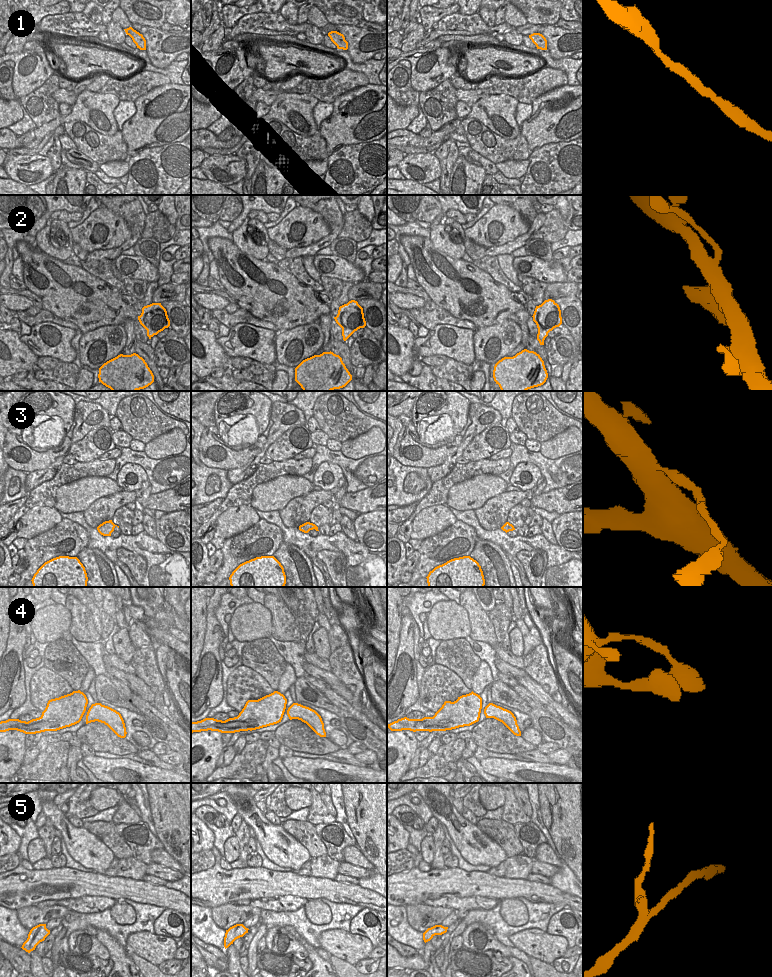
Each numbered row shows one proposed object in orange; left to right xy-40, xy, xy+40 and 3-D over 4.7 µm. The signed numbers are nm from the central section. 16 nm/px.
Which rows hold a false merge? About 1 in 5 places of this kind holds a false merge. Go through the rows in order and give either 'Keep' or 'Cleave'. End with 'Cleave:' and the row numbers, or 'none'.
1: Keep
2: Keep
3: Cleave
4: Keep
5: Keep
Cleave: 3

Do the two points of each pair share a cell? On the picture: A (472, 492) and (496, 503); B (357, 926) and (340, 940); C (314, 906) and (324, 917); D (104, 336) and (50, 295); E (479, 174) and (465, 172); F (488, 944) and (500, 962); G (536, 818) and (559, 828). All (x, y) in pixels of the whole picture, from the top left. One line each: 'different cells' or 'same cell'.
A: different cells
B: different cells
C: same cell
D: different cells
E: same cell
F: different cells
G: different cells

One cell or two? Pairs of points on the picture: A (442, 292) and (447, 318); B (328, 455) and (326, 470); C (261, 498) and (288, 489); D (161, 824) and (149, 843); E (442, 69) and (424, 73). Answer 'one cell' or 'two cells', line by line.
A: two cells
B: two cells
C: one cell
D: two cells
E: one cell

